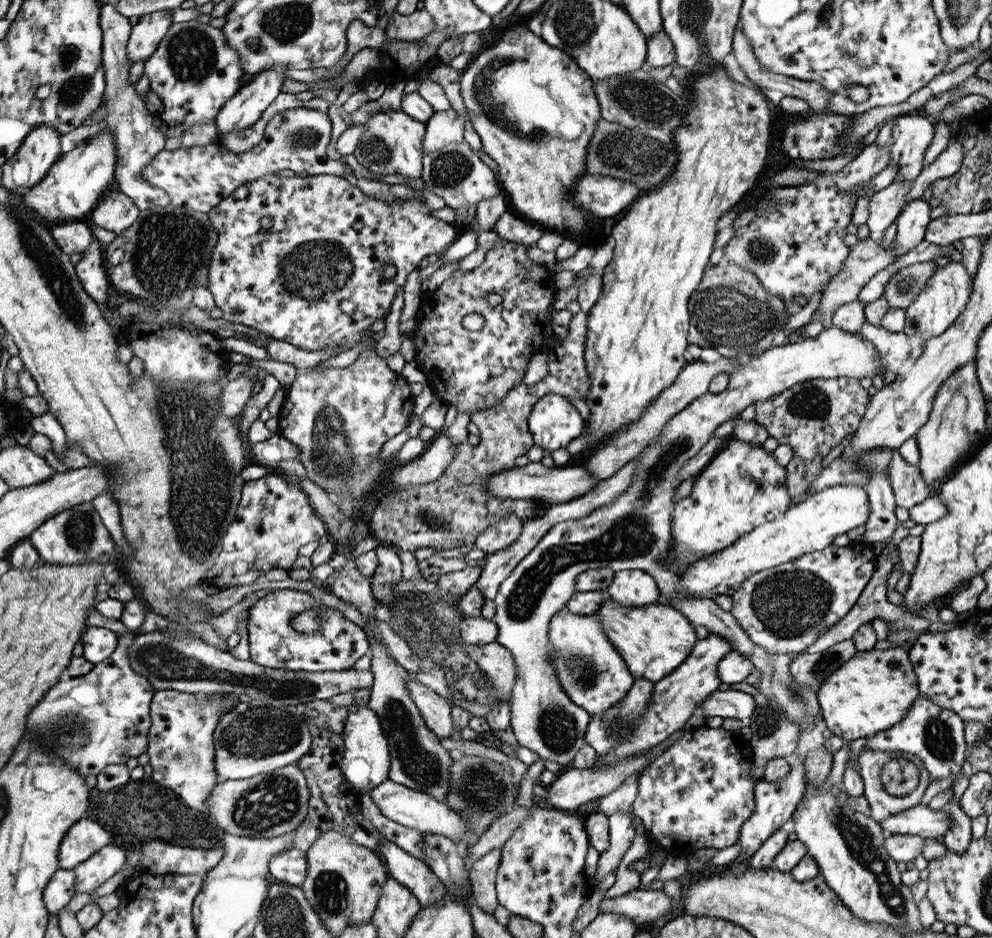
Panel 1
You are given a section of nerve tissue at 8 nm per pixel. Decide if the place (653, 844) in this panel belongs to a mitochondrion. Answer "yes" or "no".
no

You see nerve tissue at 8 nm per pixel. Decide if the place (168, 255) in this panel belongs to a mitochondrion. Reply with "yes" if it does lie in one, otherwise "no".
yes

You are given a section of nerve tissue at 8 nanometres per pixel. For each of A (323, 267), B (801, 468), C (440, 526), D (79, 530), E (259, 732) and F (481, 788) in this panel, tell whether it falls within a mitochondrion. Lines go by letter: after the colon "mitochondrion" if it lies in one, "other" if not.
A: mitochondrion
B: other
C: mitochondrion
D: mitochondrion
E: mitochondrion
F: mitochondrion

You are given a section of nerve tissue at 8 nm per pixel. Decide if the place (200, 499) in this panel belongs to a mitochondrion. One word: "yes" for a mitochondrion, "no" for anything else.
yes

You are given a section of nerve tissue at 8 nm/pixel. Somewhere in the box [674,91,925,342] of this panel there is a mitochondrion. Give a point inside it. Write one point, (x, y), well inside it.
(758, 250)

